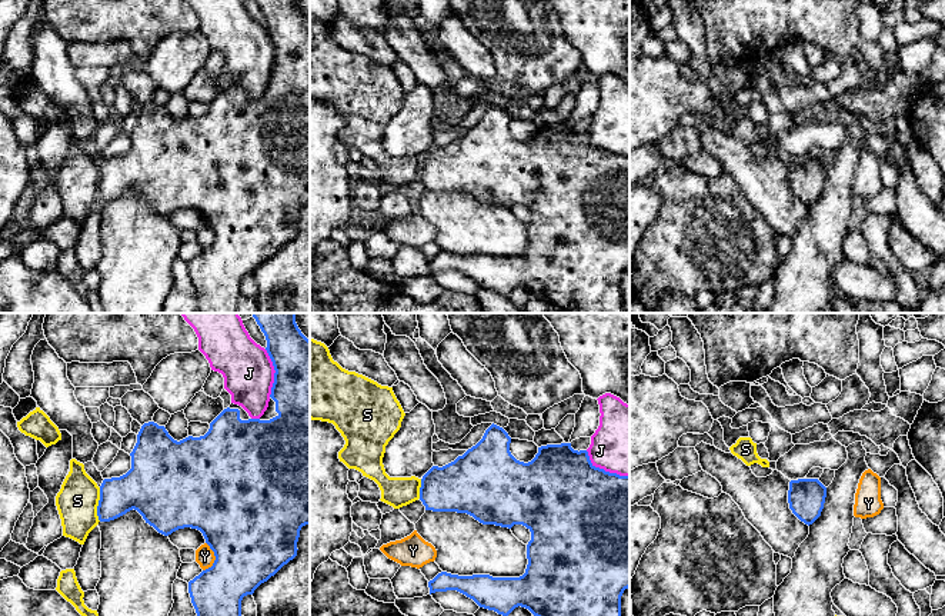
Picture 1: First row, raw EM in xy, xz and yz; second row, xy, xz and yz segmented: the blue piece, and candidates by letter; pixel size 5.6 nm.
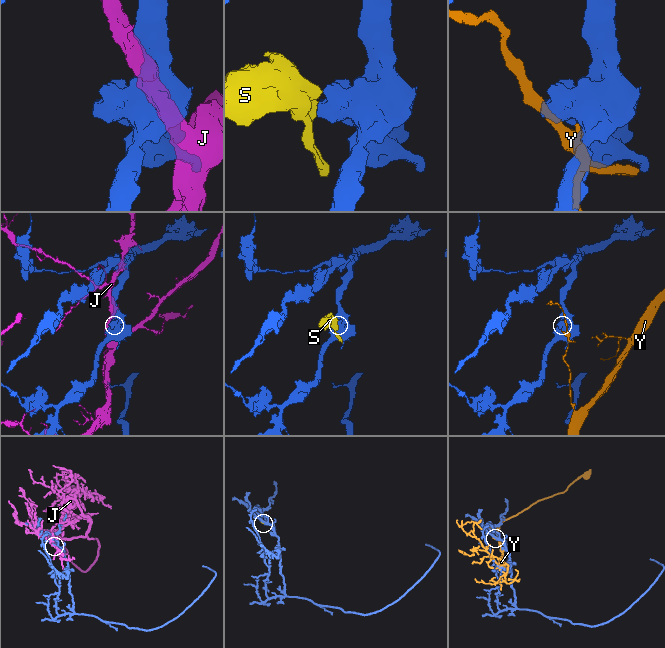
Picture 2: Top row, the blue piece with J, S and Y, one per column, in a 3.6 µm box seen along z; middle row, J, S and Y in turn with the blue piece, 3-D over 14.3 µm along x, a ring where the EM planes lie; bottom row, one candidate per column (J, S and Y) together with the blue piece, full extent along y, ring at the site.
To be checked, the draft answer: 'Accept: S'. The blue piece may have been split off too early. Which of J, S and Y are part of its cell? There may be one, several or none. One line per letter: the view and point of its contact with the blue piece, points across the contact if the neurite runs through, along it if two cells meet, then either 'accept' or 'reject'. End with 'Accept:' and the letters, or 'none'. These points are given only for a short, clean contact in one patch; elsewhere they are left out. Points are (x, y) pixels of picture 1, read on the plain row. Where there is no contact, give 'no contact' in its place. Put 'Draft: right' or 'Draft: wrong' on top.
Draft: wrong
J: contact xz (603, 149); reject
S: contact xy (99, 185); border xy (100, 167), (99, 200); reject
Y: contact xy (216, 237); reject
Accept: none

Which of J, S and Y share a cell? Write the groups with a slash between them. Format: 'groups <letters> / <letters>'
groups J / S / Y

